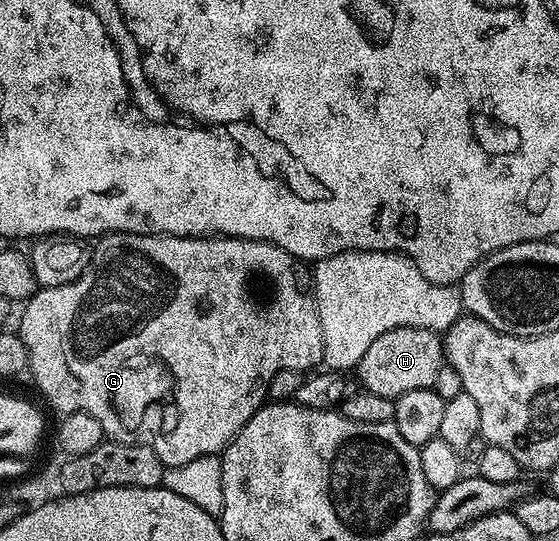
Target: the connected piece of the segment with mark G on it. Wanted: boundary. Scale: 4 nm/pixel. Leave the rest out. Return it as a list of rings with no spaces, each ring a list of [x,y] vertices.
[[[107,233],[97,238],[95,245],[98,246],[93,246],[90,266],[82,272],[80,279],[76,279],[72,283],[64,283],[60,287],[39,288],[34,296],[25,302],[24,308],[26,310],[22,313],[20,336],[24,347],[28,351],[28,359],[30,360],[28,366],[29,376],[34,376],[34,381],[38,384],[39,391],[46,396],[47,403],[58,412],[58,415],[67,413],[87,413],[92,415],[92,419],[99,421],[103,434],[109,440],[128,443],[129,445],[152,447],[152,451],[156,451],[156,455],[161,459],[163,465],[167,467],[179,465],[180,463],[192,463],[192,459],[200,459],[204,455],[221,454],[222,450],[229,445],[230,440],[244,427],[244,423],[248,423],[248,419],[252,419],[252,415],[256,415],[256,411],[267,404],[272,375],[276,375],[276,371],[284,371],[285,369],[310,371],[322,365],[324,343],[322,342],[318,305],[314,301],[312,273],[308,268],[307,262],[299,261],[297,257],[288,255],[288,251],[284,251],[267,241],[249,241],[246,237],[171,237],[160,233]]]

